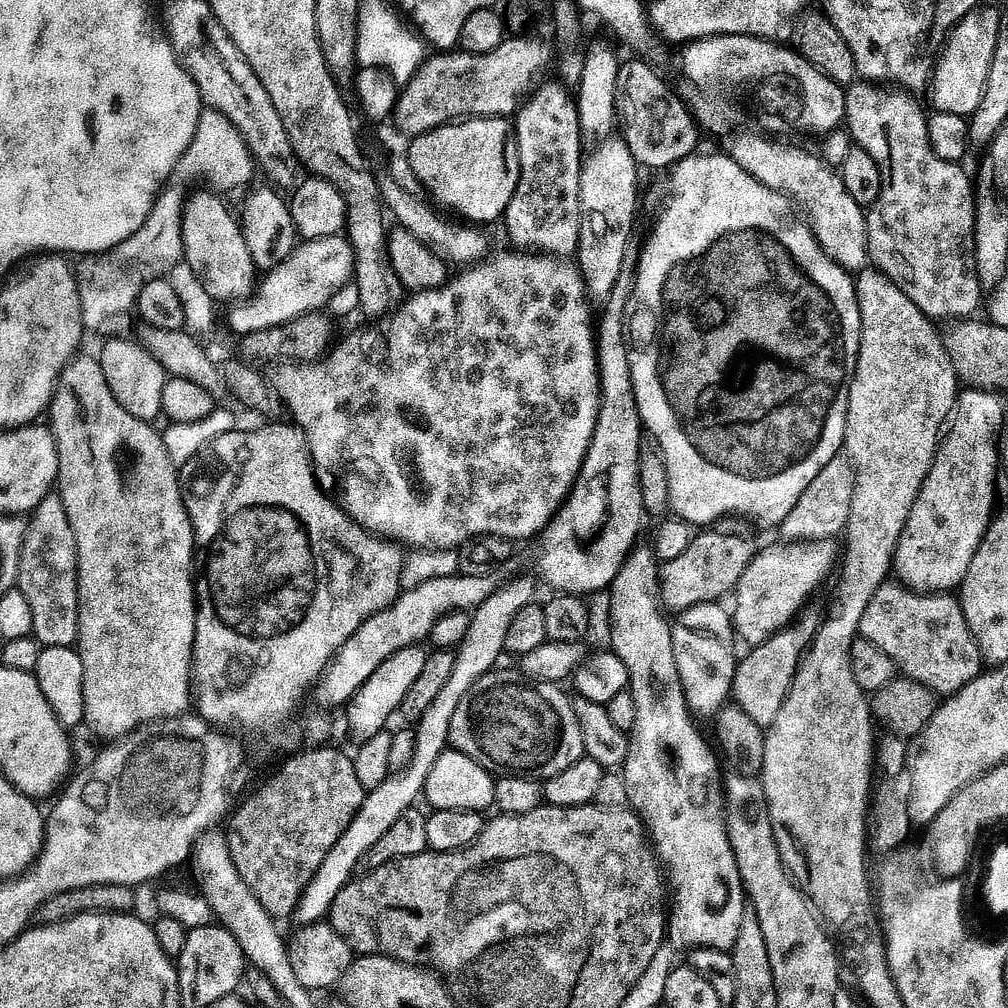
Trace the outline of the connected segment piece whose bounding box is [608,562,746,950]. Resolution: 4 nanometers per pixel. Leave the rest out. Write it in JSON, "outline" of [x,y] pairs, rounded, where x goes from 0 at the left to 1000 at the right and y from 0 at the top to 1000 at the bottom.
{"outline":[[[620,560],[611,570],[603,595],[608,607],[605,643],[621,661],[629,692],[629,724],[617,759],[620,791],[626,805],[639,816],[665,878],[662,932],[675,942],[724,942],[732,935],[740,886],[718,817],[720,782],[716,774],[714,778],[716,758],[704,738],[702,743],[694,731],[691,715],[683,704],[669,657],[667,619],[659,616],[660,608],[653,602],[652,576],[638,571],[629,560]]]}

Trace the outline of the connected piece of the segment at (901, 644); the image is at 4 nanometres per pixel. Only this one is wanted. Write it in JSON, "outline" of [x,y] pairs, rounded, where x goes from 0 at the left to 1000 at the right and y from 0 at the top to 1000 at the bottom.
{"outline":[[[878,586],[859,601],[853,631],[871,641],[900,674],[921,683],[930,691],[939,692],[953,687],[963,675],[973,670],[974,657],[951,598],[940,589],[892,586]]]}

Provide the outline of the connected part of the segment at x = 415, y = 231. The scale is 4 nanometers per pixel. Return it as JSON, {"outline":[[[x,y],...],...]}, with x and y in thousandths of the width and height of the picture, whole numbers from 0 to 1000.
{"outline":[[[387,174],[381,181],[373,181],[376,185],[378,201],[381,203],[384,211],[389,215],[396,225],[401,226],[405,231],[411,233],[425,247],[436,253],[438,258],[450,263],[460,264],[471,261],[483,253],[485,249],[484,240],[481,234],[471,225],[454,226],[438,218],[427,205],[415,198],[407,189],[394,180],[392,174]]]}

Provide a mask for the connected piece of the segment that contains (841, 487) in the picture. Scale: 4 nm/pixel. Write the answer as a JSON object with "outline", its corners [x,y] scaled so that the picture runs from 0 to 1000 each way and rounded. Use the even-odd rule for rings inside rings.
{"outline":[[[836,451],[828,452],[823,459],[804,478],[800,490],[792,494],[792,502],[784,506],[784,510],[774,521],[772,528],[782,538],[824,536],[832,533],[841,523],[841,516],[845,512],[847,498],[847,482],[849,481],[849,467]]]}

